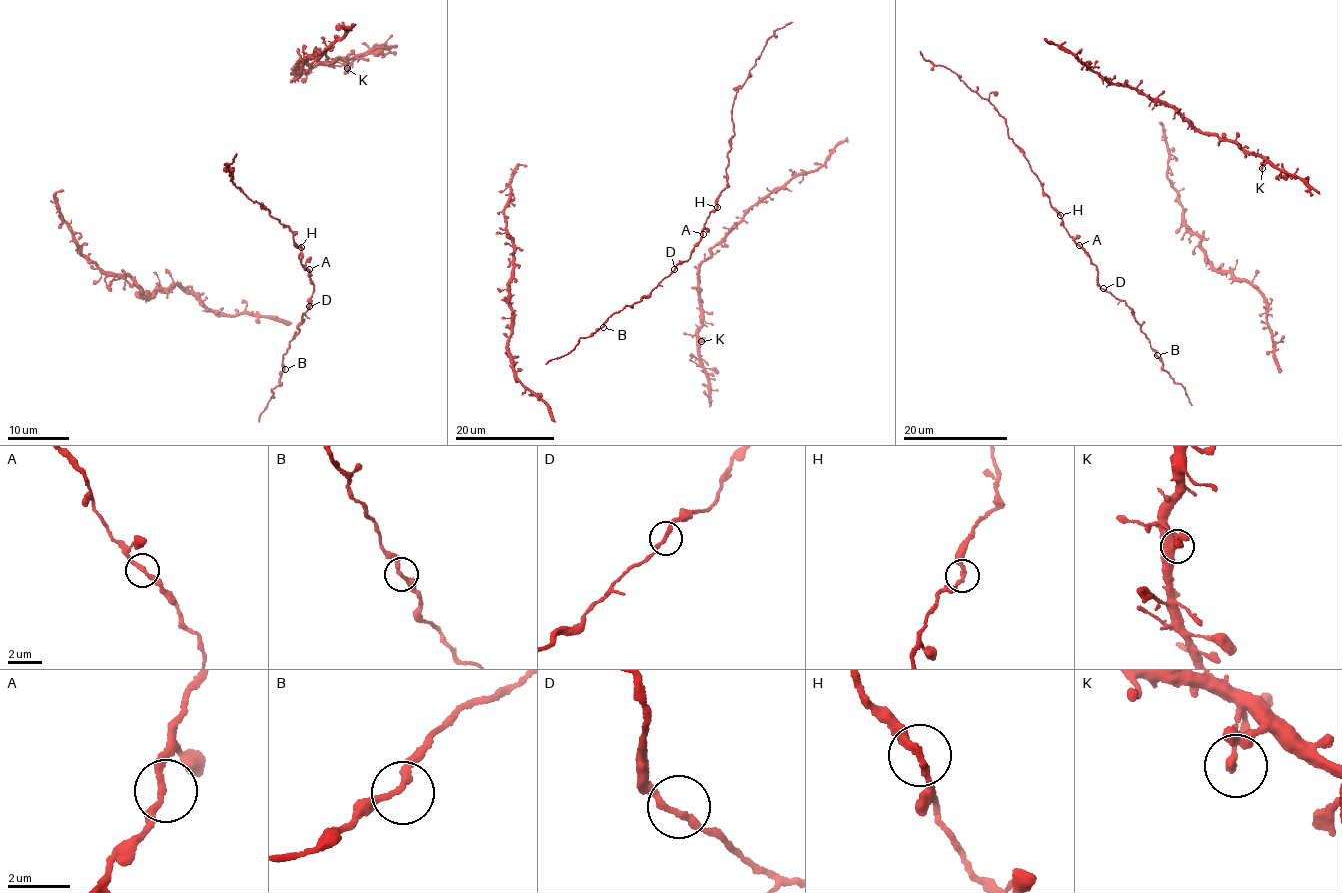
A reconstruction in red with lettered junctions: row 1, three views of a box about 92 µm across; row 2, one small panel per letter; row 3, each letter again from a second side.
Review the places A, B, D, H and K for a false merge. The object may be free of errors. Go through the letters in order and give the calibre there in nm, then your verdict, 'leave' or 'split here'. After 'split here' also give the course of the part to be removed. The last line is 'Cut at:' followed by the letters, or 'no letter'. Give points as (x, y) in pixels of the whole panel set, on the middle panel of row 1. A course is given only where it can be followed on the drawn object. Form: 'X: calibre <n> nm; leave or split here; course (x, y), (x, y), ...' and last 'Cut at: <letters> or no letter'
A: calibre 220 nm; leave
B: calibre 200 nm; leave
D: calibre 220 nm; leave
H: calibre 220 nm; leave
K: calibre 200 nm; leave
Cut at: no letter

